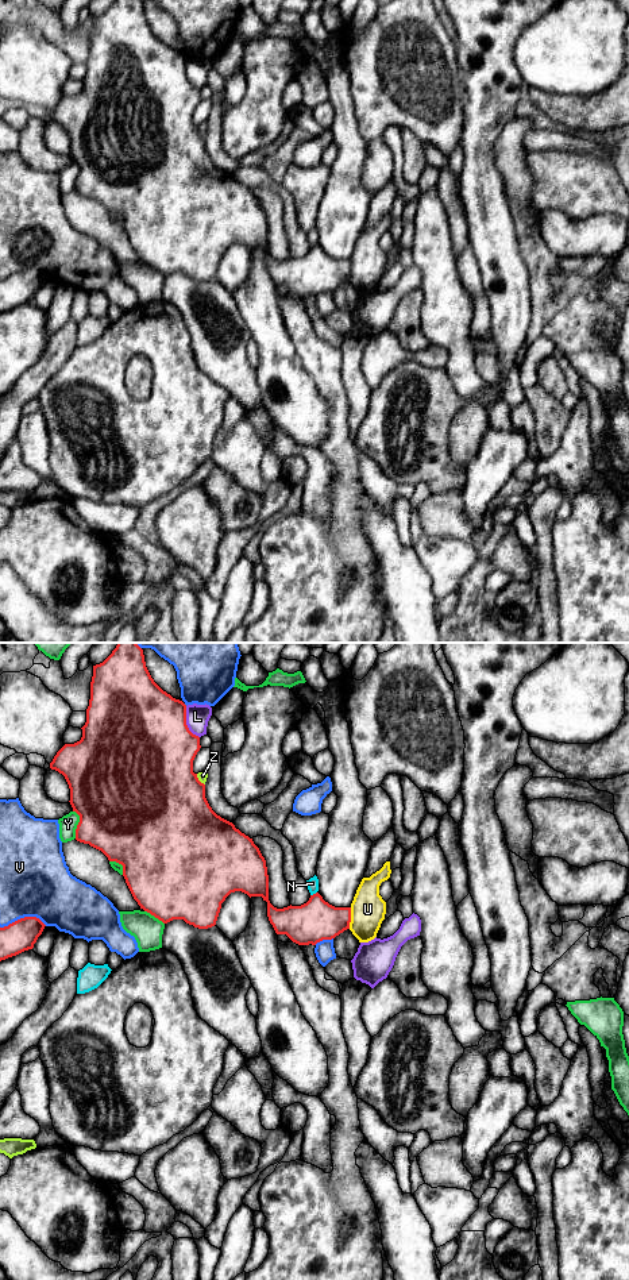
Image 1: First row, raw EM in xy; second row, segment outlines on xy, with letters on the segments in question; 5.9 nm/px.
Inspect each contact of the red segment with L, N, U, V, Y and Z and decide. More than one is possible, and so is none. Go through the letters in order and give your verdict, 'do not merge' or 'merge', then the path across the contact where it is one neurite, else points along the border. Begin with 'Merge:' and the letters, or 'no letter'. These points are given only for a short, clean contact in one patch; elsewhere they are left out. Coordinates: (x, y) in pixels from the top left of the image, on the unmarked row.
Merge: no letter
L: do not merge
N: do not merge
U: do not merge | along xy (351, 259), (348, 280)
V: do not merge
Y: do not merge
Z: do not merge

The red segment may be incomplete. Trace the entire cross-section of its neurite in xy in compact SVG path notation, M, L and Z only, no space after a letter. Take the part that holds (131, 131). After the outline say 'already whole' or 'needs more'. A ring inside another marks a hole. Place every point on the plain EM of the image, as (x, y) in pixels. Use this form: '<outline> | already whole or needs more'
M115 0L112 5L100 16L93 18L93 28L90 34L90 51L86 61L86 74L81 80L82 89L74 96L65 96L54 108L50 120L62 126L70 140L70 157L73 163L80 167L80 174L76 181L76 192L101 203L109 213L116 213L123 217L123 228L126 235L138 254L140 261L150 265L163 275L173 271L184 271L186 275L198 281L208 281L216 277L221 255L235 243L242 243L251 248L262 248L267 254L267 269L277 286L286 286L293 294L298 297L316 297L323 292L332 292L344 282L350 281L351 259L335 259L325 254L323 248L316 244L310 247L309 252L301 258L288 258L283 261L274 259L269 252L269 227L266 212L252 190L242 185L235 177L220 167L217 167L209 158L205 150L205 136L193 124L193 112L200 103L200 89L193 86L186 77L186 57L173 50L163 43L151 30L142 0Z | already whole

